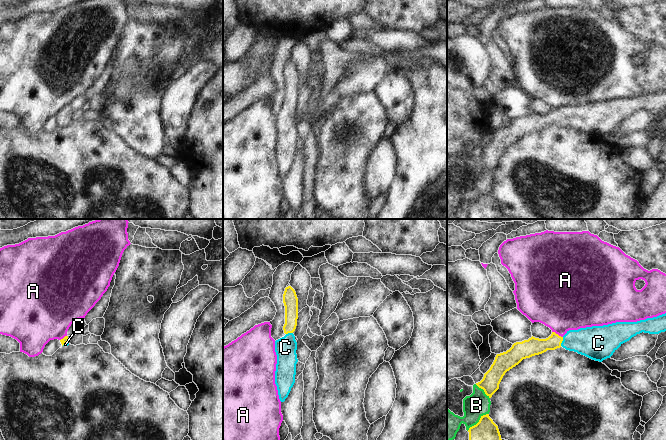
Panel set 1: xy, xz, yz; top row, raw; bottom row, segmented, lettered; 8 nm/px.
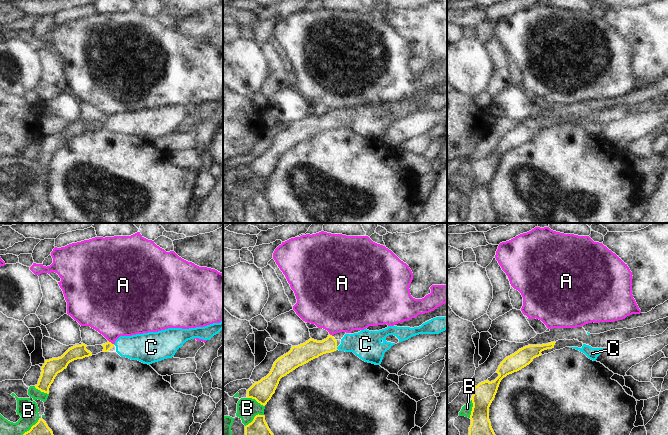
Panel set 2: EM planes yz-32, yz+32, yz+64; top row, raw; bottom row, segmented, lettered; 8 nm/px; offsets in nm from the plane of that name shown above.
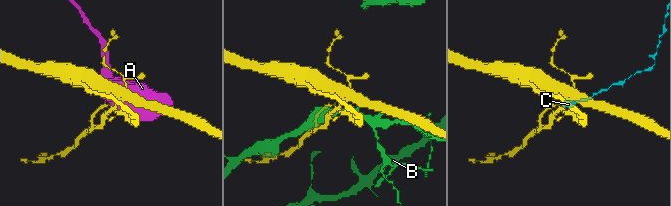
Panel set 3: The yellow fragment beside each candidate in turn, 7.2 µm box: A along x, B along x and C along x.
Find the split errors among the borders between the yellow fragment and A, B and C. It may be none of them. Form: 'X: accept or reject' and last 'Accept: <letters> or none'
A: reject
B: reject
C: accept
Accept: C

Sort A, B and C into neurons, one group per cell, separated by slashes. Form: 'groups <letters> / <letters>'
groups A / B / C

